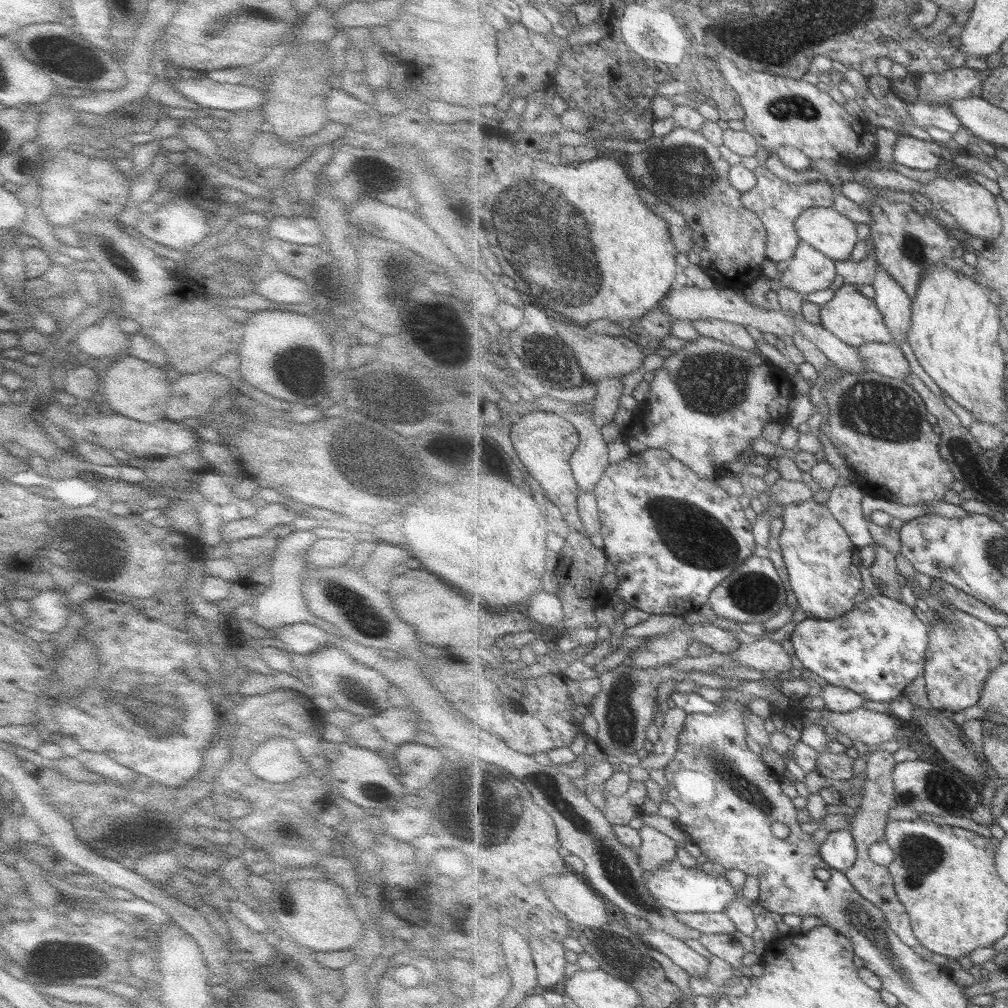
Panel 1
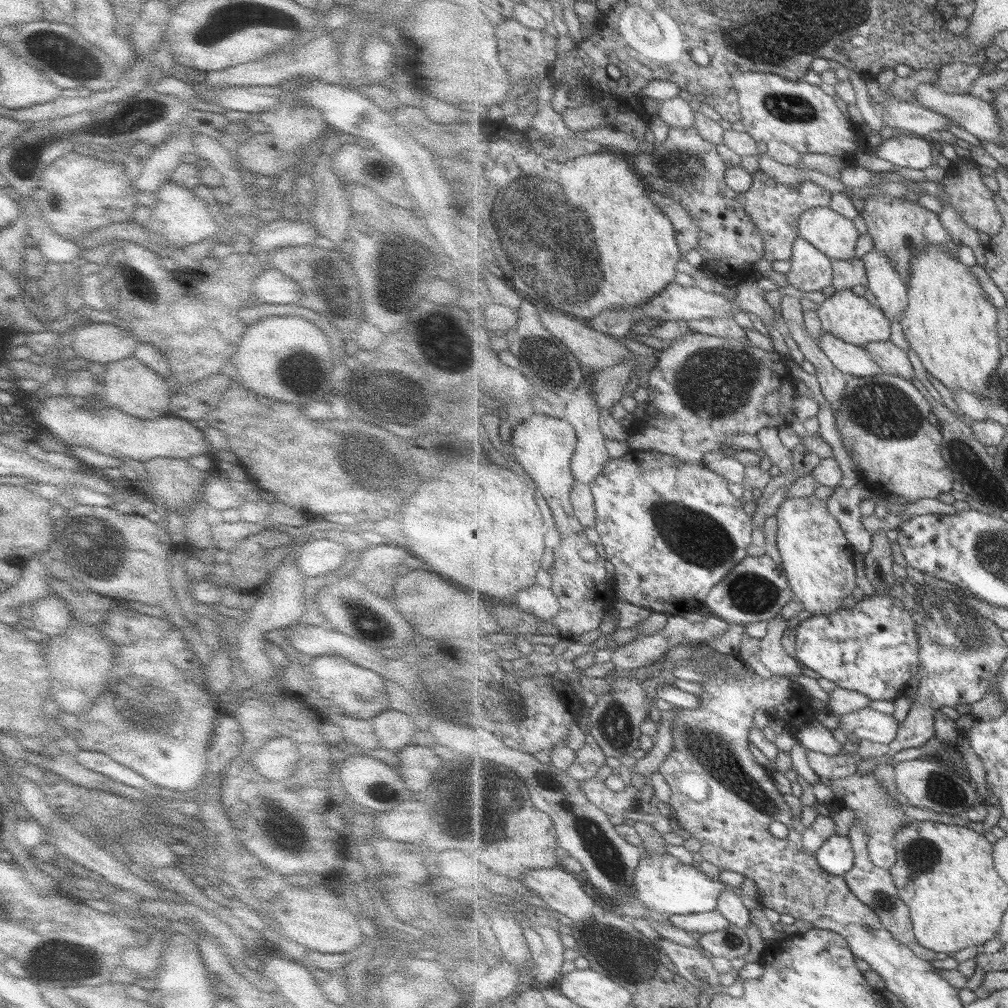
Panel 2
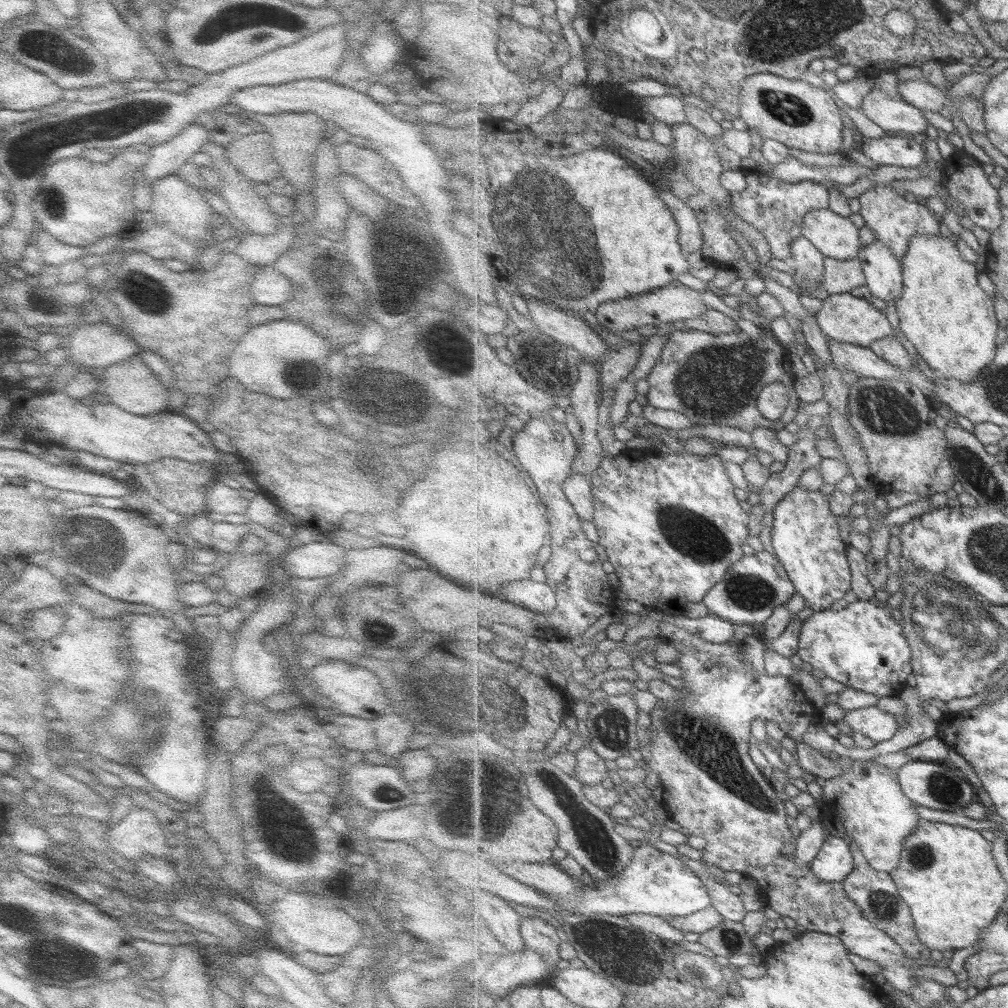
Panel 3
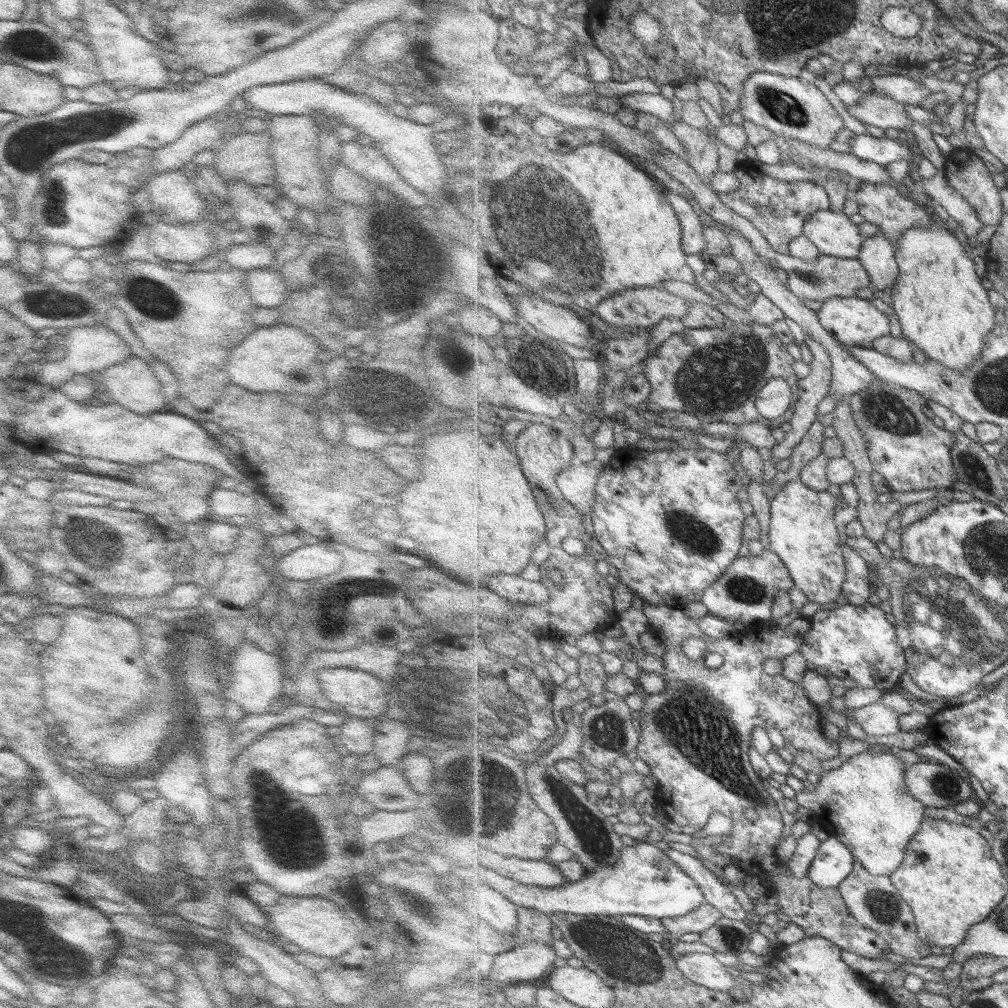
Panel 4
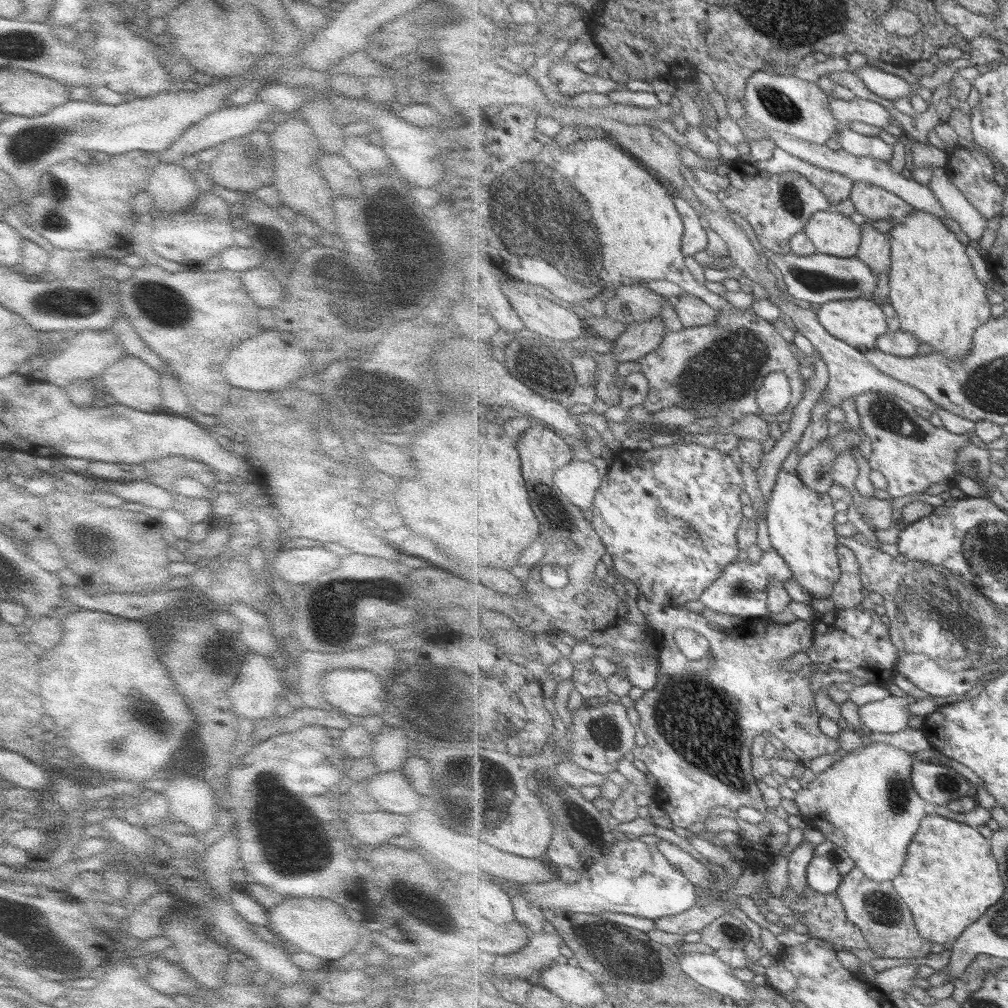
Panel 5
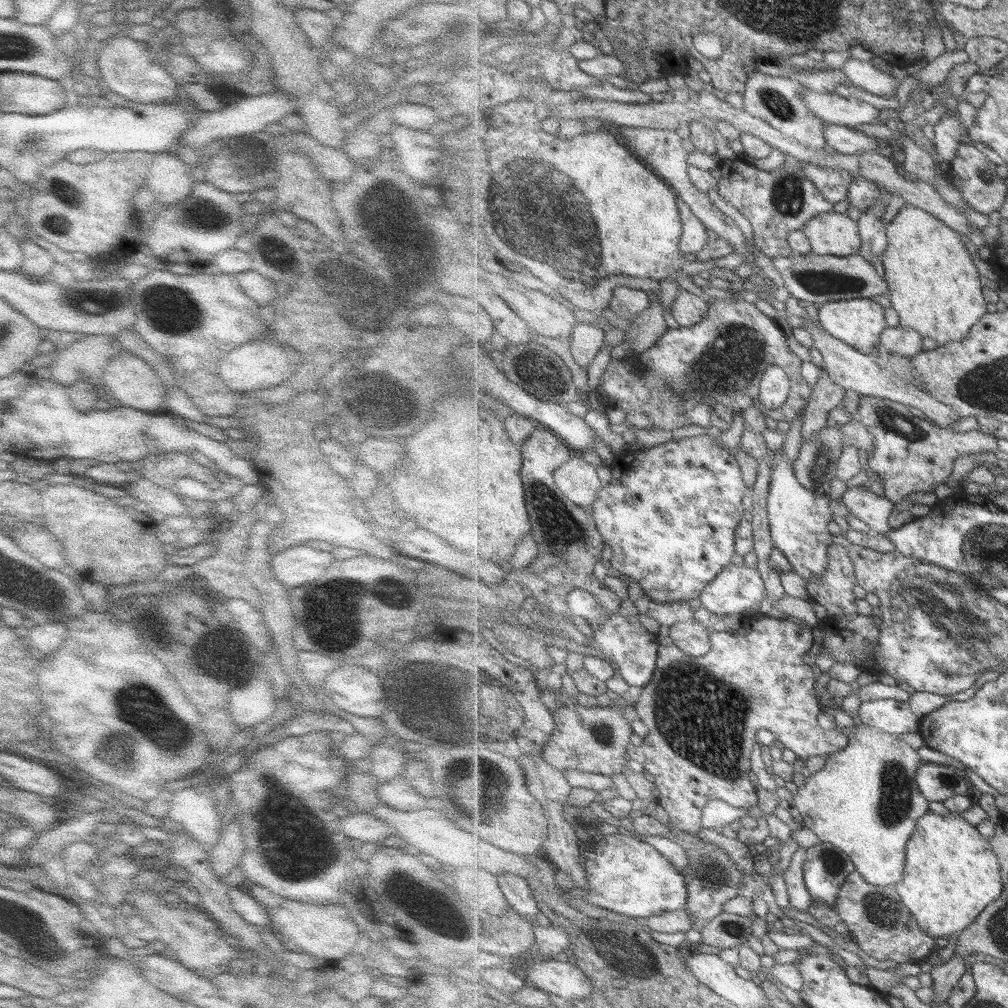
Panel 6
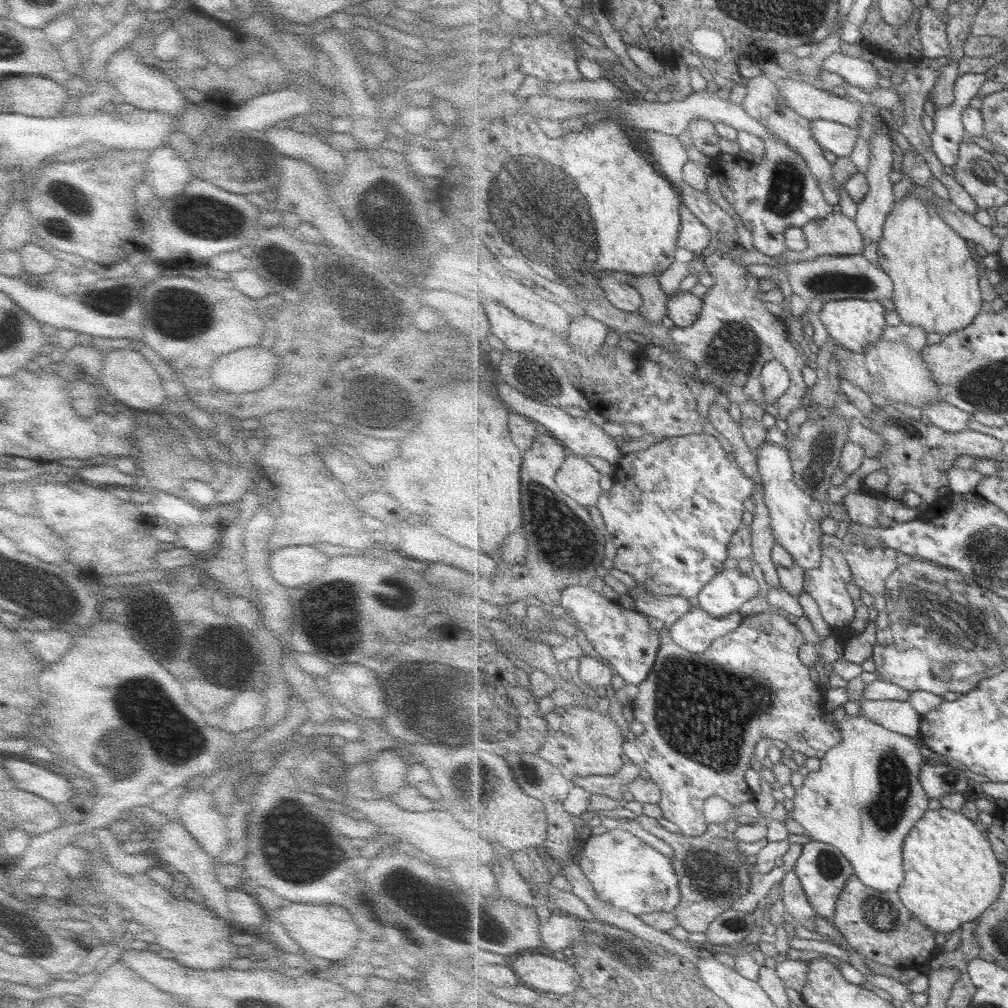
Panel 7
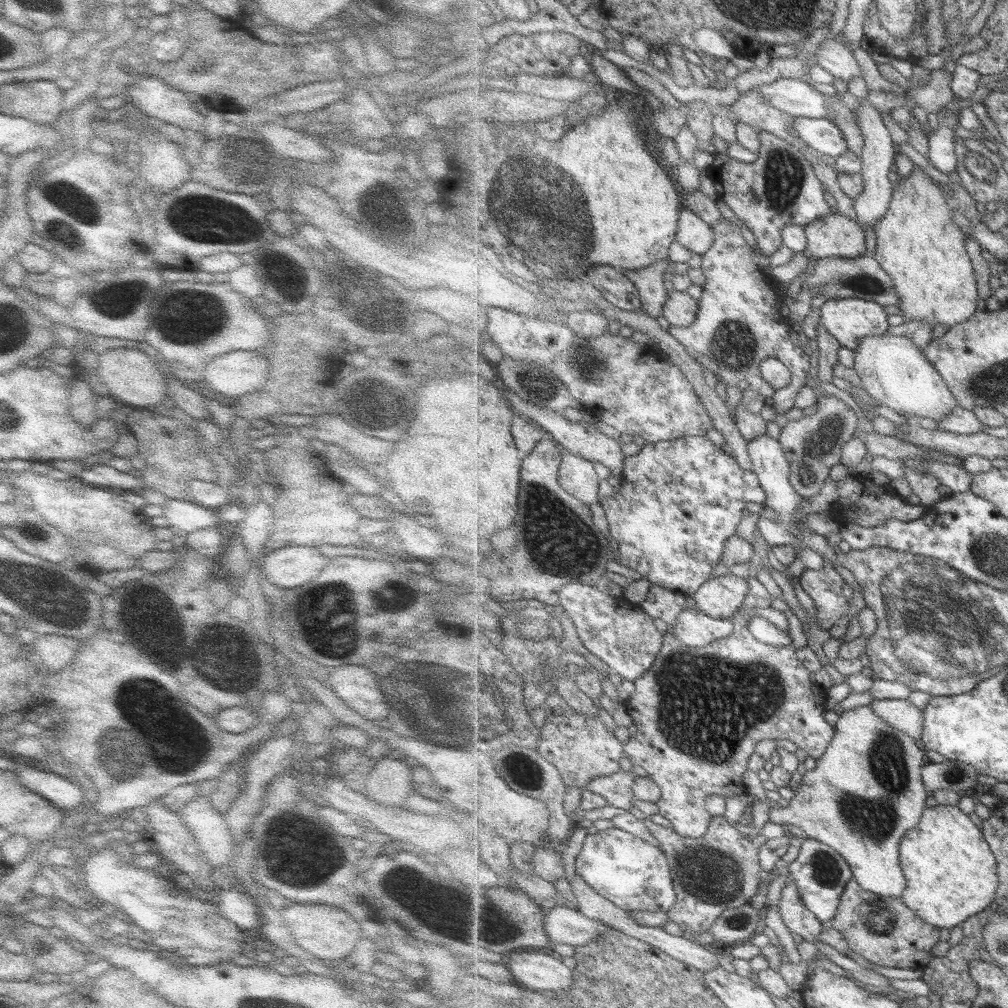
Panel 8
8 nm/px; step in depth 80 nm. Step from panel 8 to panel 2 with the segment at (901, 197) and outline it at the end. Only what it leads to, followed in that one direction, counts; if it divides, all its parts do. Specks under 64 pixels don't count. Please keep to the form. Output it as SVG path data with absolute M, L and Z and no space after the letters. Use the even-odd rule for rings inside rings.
M930 244L924 254L914 256L907 288L909 304L900 324L910 348L916 353L926 372L951 392L962 388L984 398L1004 357L999 348L997 330L997 315L1001 310L993 306L979 280L971 274L971 267L962 264L957 256L953 256L946 248Z

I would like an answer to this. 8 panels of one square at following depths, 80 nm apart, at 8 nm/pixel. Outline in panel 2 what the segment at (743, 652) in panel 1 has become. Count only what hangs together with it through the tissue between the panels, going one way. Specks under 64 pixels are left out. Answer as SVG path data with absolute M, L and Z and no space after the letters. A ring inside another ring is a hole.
M780 615L768 622L768 632L760 640L756 652L758 660L773 674L774 678L794 678L801 674L801 667L796 657L791 656L781 643L788 630L787 623L787 620L780 618Z

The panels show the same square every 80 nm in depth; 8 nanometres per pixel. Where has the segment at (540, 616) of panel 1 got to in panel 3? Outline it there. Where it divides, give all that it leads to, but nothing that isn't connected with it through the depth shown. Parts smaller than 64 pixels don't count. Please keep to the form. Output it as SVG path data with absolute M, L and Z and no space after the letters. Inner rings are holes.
M531 579L502 585L499 597L539 614L551 612L558 605L556 592L547 582L535 582Z

